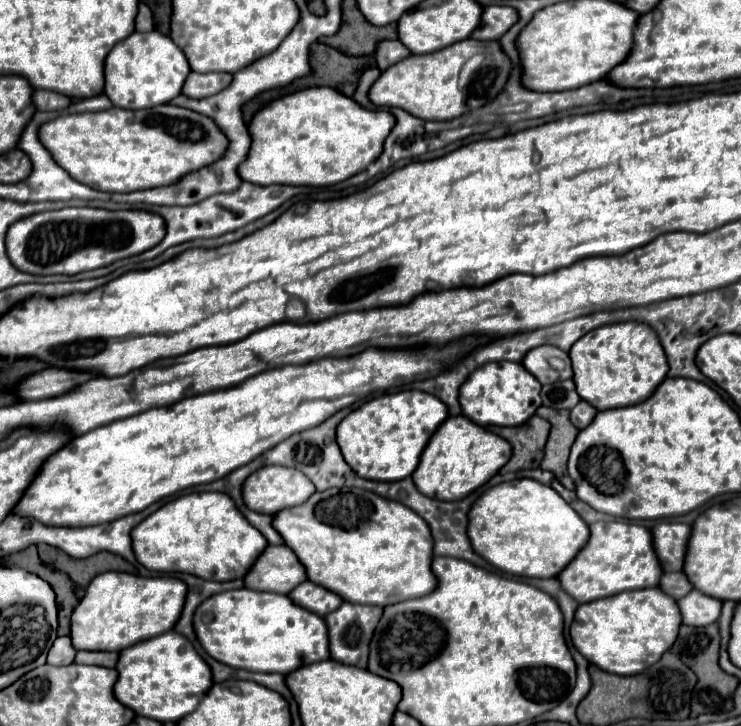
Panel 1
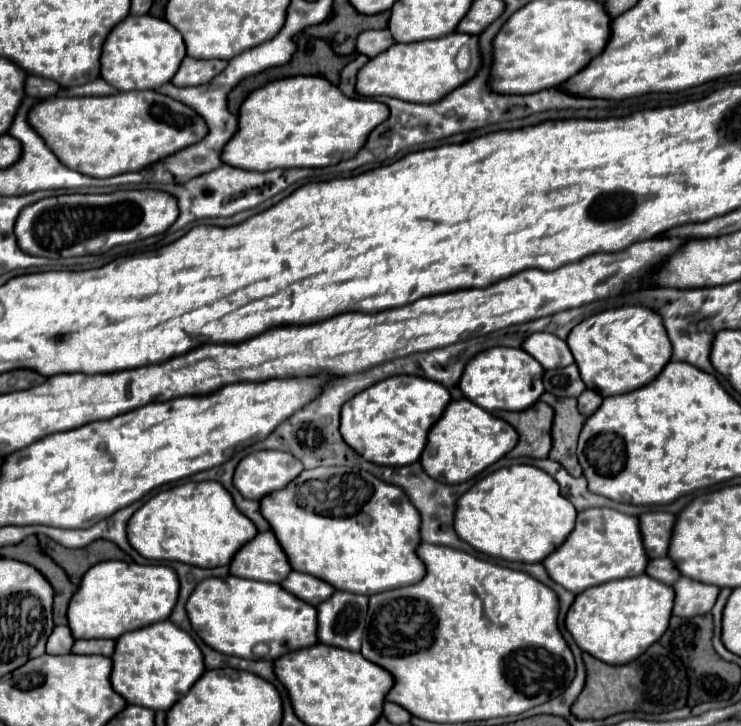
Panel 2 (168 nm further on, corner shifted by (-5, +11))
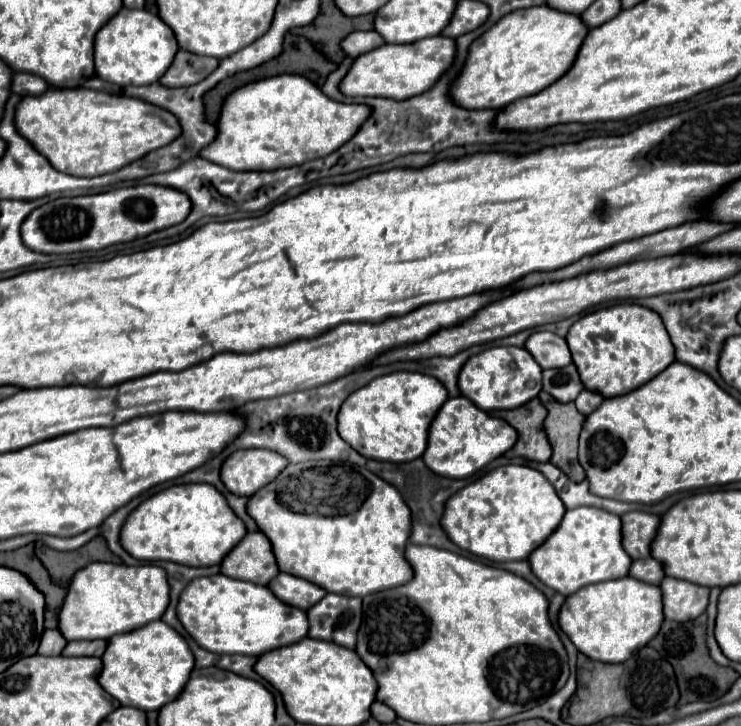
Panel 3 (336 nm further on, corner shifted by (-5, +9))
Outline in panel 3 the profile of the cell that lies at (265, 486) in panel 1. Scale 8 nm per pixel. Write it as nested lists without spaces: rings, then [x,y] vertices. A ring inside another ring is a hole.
[[[245,449],[231,453],[221,465],[221,481],[233,495],[249,497],[275,479],[287,459],[267,449]]]

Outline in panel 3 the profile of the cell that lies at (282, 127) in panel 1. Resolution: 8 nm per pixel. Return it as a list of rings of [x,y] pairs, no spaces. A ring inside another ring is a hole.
[[[275,75],[243,85],[225,97],[221,115],[217,119],[217,139],[209,147],[201,149],[199,157],[235,171],[273,171],[287,165],[301,165],[305,161],[333,153],[351,135],[357,133],[357,129],[367,117],[367,105],[337,103],[323,95],[319,87],[315,87],[309,79],[301,75]]]

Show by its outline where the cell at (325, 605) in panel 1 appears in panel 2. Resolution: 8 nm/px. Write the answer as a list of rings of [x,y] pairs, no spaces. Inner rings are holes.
[[[291,571],[289,577],[281,583],[289,593],[293,593],[295,597],[301,597],[303,601],[311,603],[311,605],[319,605],[321,601],[327,601],[333,595],[333,587],[313,575],[307,573],[299,573],[299,571]]]

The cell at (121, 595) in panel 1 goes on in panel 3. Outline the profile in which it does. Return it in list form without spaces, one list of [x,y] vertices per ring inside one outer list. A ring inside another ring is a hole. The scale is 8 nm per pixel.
[[[89,563],[81,571],[77,571],[71,579],[67,597],[63,601],[61,613],[59,613],[59,631],[65,635],[67,641],[75,639],[109,639],[117,633],[127,633],[137,627],[147,625],[149,621],[161,619],[163,611],[169,605],[169,583],[167,575],[157,565],[113,565],[113,563]]]

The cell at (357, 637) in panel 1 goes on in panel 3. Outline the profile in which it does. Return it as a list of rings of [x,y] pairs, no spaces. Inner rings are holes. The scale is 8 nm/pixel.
[[[327,593],[307,611],[309,637],[331,641],[355,649],[357,629],[361,625],[361,599]]]

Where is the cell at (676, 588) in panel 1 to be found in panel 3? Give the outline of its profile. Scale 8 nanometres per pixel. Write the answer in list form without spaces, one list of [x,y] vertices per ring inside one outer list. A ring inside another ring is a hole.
[[[637,559],[631,563],[629,567],[629,575],[639,579],[639,581],[645,581],[645,583],[651,583],[651,585],[659,585],[661,579],[665,577],[663,573],[663,567],[653,559]]]

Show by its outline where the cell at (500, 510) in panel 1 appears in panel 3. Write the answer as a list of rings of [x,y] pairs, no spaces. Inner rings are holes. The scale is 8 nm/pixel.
[[[503,465],[453,495],[445,505],[441,527],[457,547],[473,555],[491,561],[517,561],[527,559],[529,551],[535,551],[553,533],[563,513],[563,501],[539,471],[525,465]]]

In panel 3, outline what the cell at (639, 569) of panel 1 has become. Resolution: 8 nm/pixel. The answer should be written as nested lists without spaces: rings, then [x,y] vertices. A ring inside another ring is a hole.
[[[575,507],[565,511],[559,527],[547,537],[543,545],[539,545],[529,555],[527,561],[533,573],[547,587],[559,591],[565,597],[585,585],[625,577],[629,575],[631,567],[631,557],[625,553],[621,545],[619,515],[597,507]]]

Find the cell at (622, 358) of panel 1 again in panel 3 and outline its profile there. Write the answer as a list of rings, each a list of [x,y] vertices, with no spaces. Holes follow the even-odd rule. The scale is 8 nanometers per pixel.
[[[624,302],[593,311],[573,323],[565,339],[581,375],[581,383],[585,389],[597,391],[603,397],[629,393],[675,361],[675,347],[661,317],[638,303]]]

